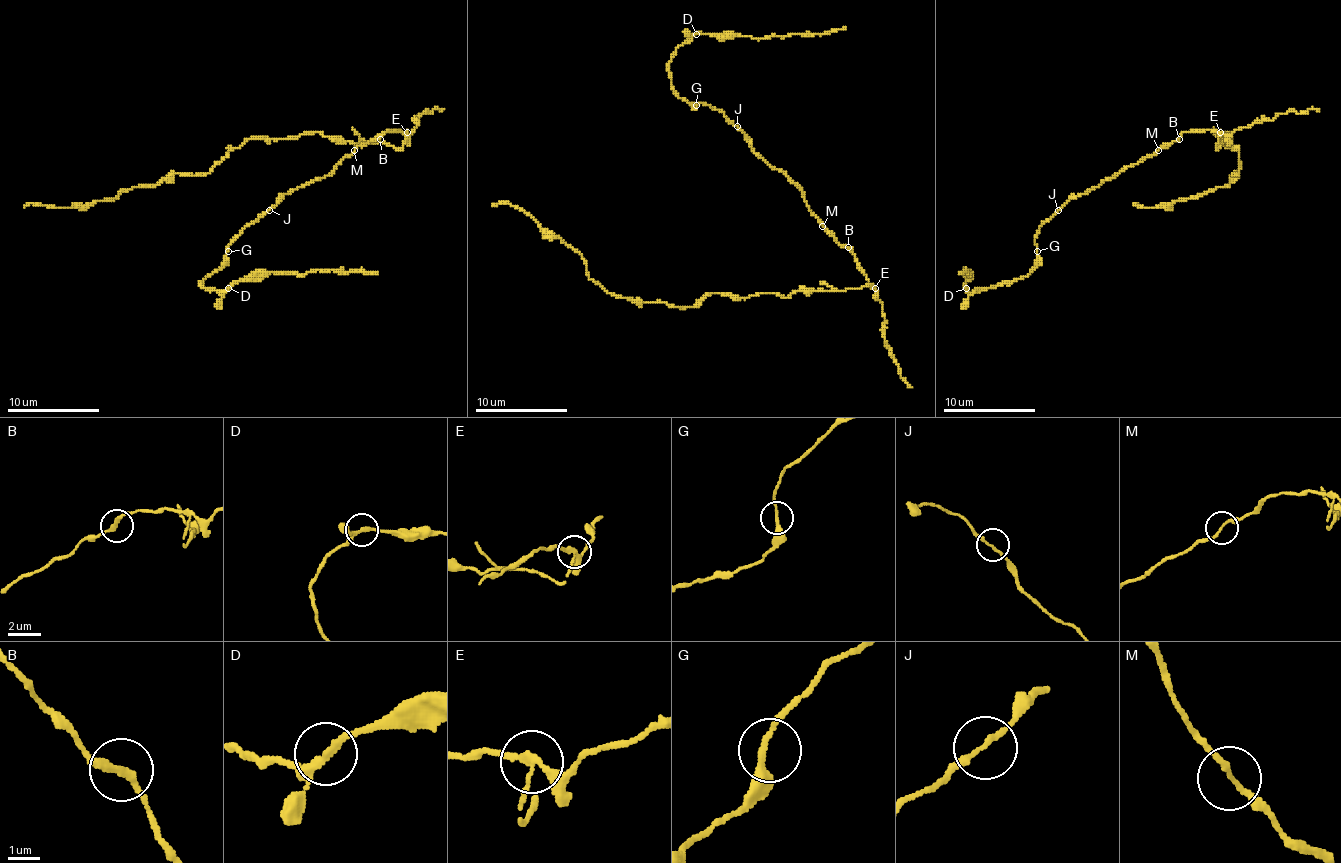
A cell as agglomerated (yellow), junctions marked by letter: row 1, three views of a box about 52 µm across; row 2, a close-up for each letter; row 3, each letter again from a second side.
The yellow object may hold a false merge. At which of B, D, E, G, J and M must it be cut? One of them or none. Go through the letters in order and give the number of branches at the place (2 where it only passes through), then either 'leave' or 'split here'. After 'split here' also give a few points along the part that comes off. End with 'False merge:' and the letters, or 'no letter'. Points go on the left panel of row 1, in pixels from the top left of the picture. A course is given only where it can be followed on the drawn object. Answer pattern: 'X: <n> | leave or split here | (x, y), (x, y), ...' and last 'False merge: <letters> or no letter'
B: 2 | leave
D: 3 | leave
E: 3 | split here | (407, 132), (400, 148), (332, 141), (318, 132), (247, 139), (208, 173), (166, 175), (91, 205), (24, 208)
G: 2 | leave
J: 2 | leave
M: 2 | leave
False merge: E

